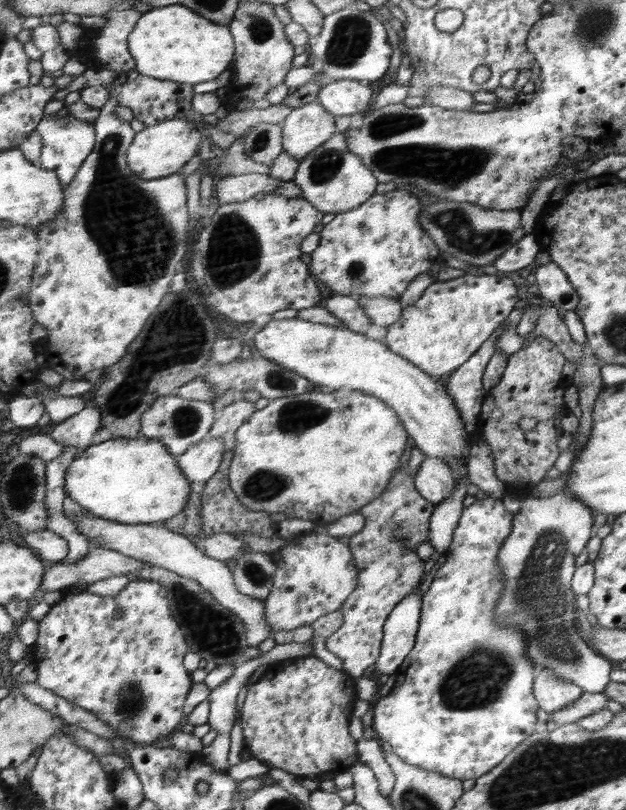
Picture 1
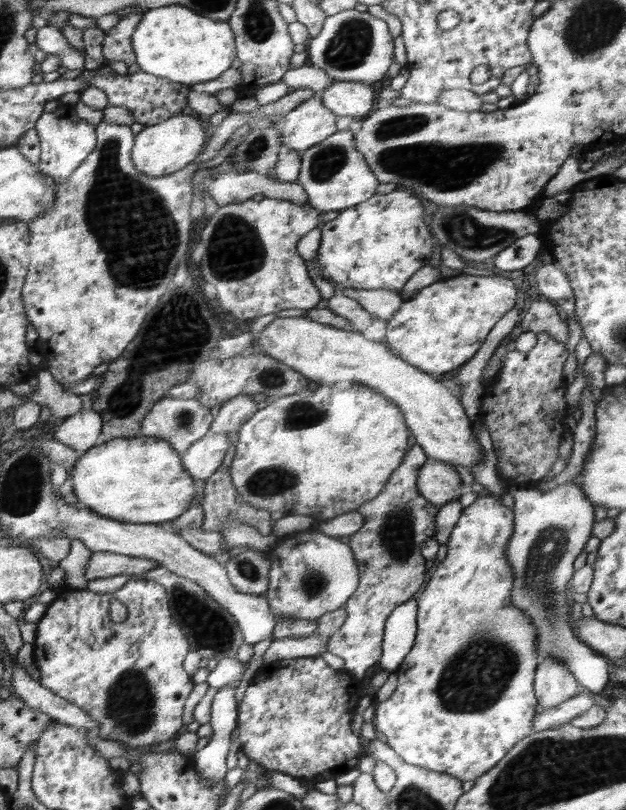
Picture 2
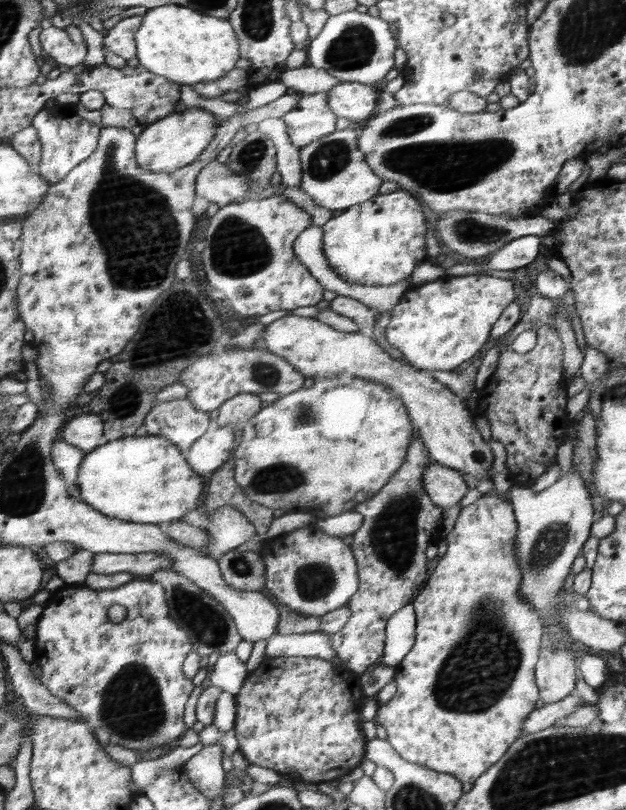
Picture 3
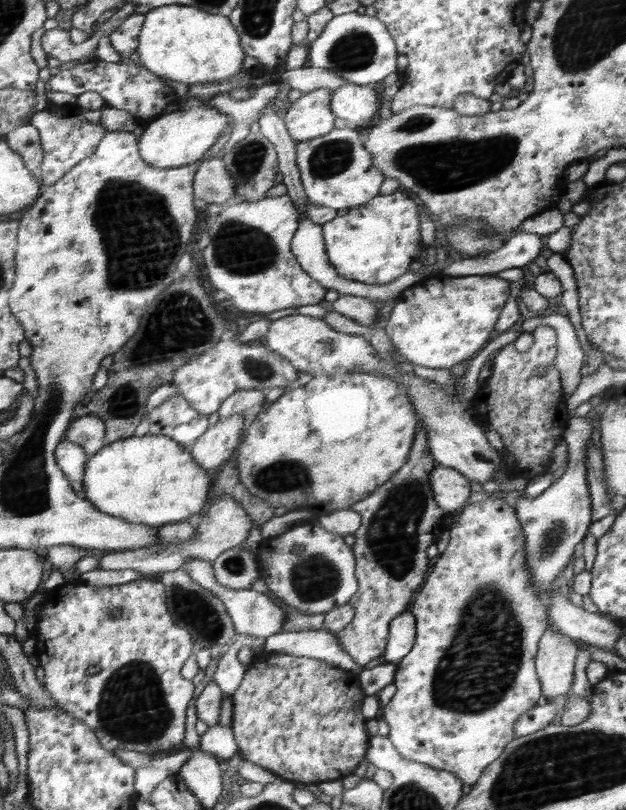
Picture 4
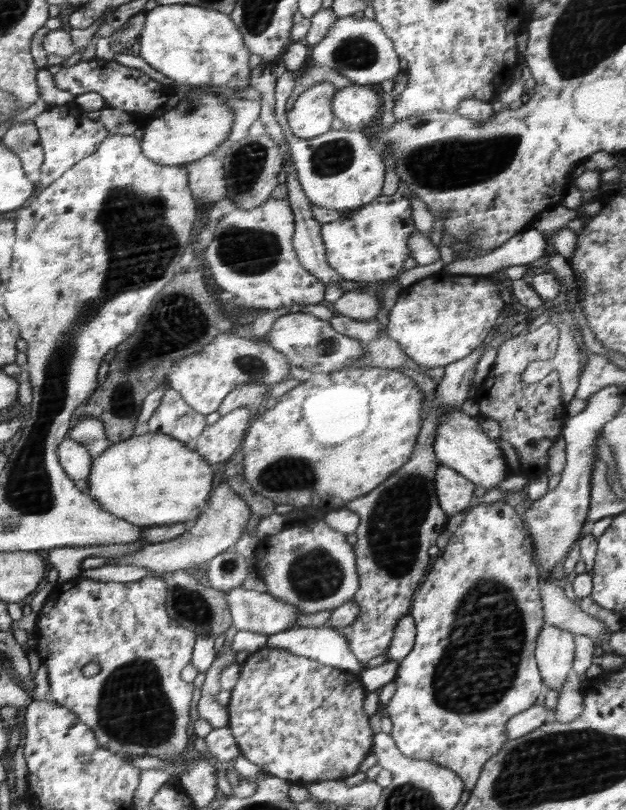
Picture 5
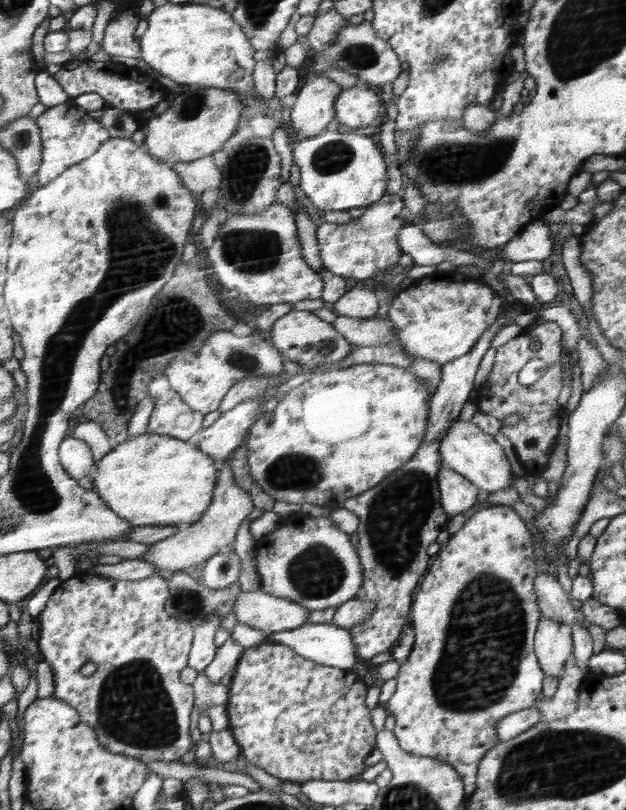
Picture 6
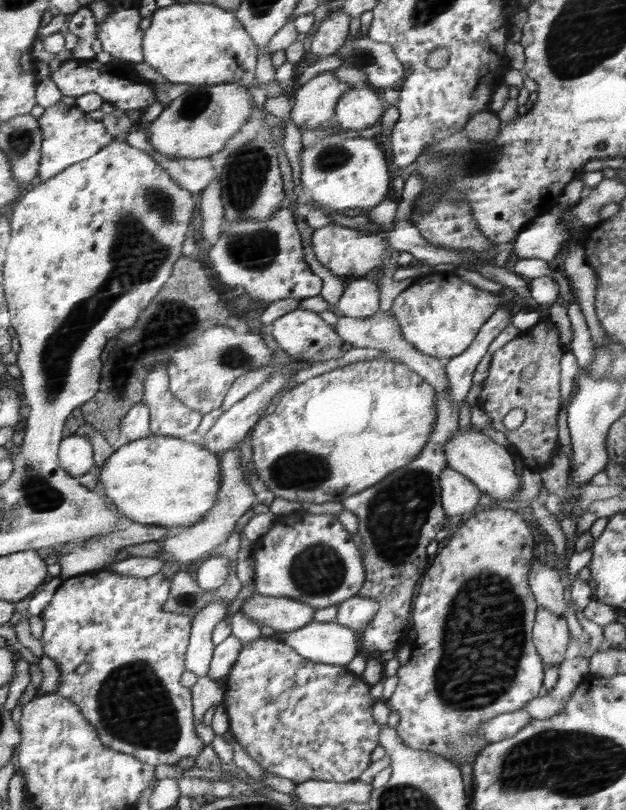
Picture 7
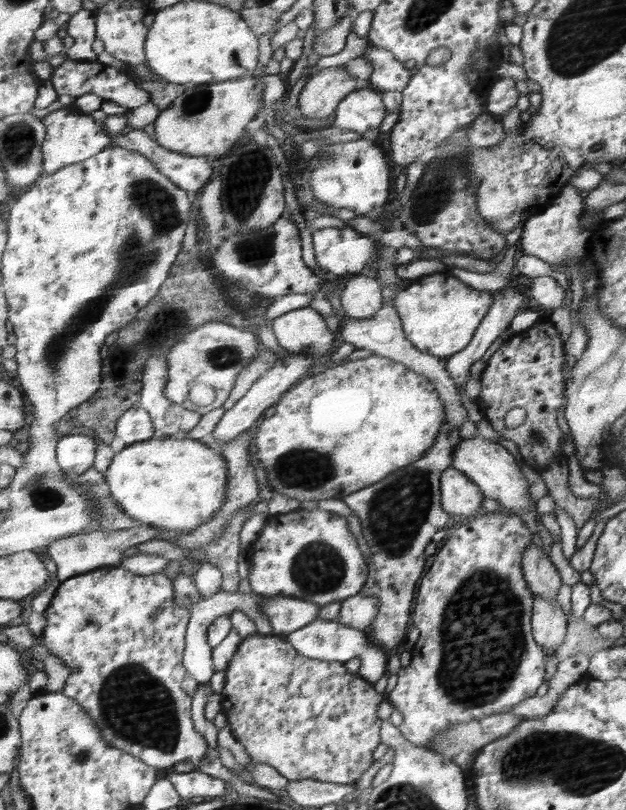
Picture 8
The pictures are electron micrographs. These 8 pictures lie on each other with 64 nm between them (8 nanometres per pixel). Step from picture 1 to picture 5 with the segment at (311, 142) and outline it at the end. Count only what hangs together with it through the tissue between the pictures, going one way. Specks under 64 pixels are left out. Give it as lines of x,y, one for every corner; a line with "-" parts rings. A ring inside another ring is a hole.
328,81
314,84
305,89
286,114
290,130
300,138
314,138
328,133
334,120
333,98
337,87

